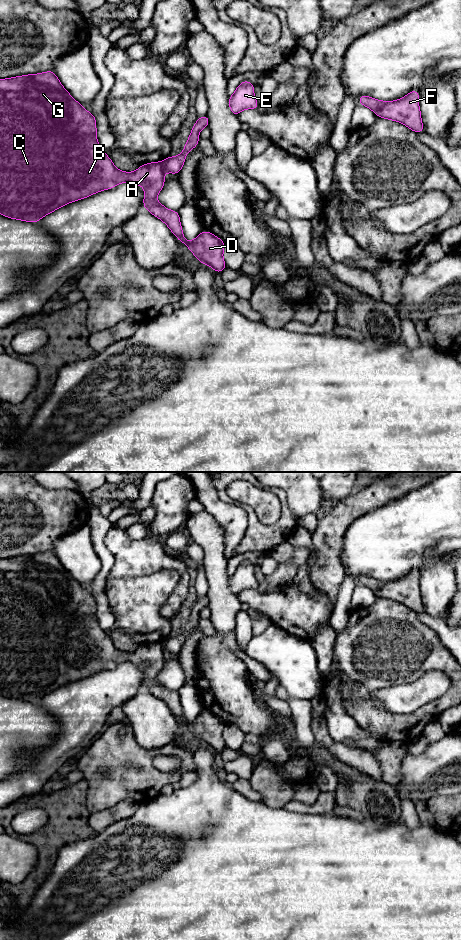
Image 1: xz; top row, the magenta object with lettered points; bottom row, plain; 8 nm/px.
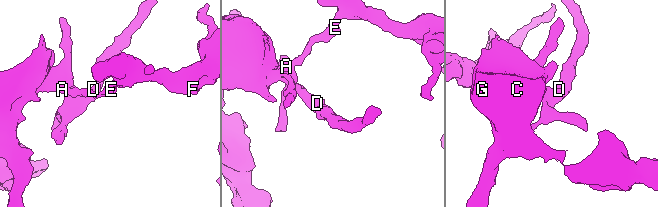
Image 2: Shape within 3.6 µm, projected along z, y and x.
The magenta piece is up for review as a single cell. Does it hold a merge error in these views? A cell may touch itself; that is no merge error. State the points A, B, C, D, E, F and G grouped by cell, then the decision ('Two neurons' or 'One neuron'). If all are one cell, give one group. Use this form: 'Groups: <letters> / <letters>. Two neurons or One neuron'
Groups: A B C D G / E F. Two neurons

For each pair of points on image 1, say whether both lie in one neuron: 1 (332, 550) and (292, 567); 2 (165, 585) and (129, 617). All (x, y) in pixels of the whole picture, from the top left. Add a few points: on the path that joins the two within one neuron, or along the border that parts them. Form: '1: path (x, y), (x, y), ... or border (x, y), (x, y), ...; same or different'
1: border (308, 561), (305, 564); different
2: path (156, 590), (138, 608); same

